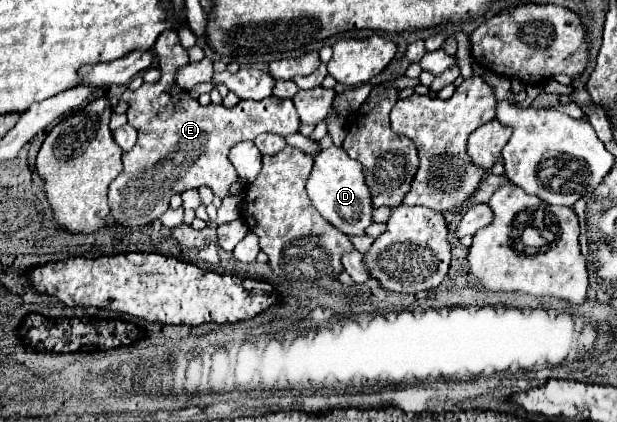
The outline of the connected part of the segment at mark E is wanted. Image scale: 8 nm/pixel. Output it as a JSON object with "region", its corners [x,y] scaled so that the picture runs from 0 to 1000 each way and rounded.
{"region":[[[267,71],[248,114],[248,128],[258,147],[258,171],[261,185],[258,194],[248,199],[232,199],[225,213],[203,213],[196,237],[206,242],[206,284],[209,294],[222,308],[222,341],[216,355],[199,360],[199,403],[193,417],[180,431],[177,441],[177,493],[180,512],[186,517],[190,531],[203,540],[229,540],[254,521],[271,493],[274,474],[280,460],[293,460],[306,445],[323,445],[323,441],[339,441],[348,464],[355,469],[371,469],[374,464],[374,436],[387,427],[378,389],[371,389],[371,355],[391,336],[391,332],[413,332],[426,313],[452,318],[452,322],[468,322],[485,313],[485,280],[475,251],[475,237],[459,237],[459,232],[426,232],[426,237],[391,237],[378,256],[365,256],[361,246],[335,246],[326,251],[319,237],[306,227],[303,213],[290,209],[284,194],[287,166],[306,152],[303,118],[290,104],[287,71]]]}

